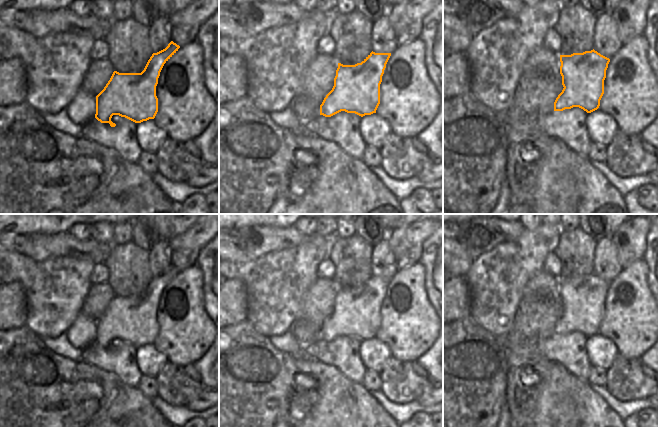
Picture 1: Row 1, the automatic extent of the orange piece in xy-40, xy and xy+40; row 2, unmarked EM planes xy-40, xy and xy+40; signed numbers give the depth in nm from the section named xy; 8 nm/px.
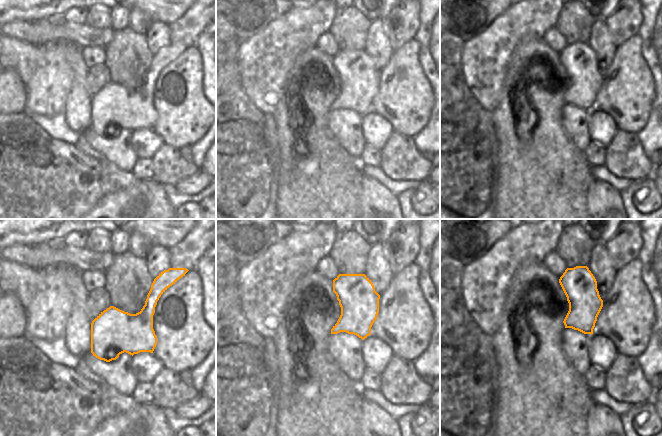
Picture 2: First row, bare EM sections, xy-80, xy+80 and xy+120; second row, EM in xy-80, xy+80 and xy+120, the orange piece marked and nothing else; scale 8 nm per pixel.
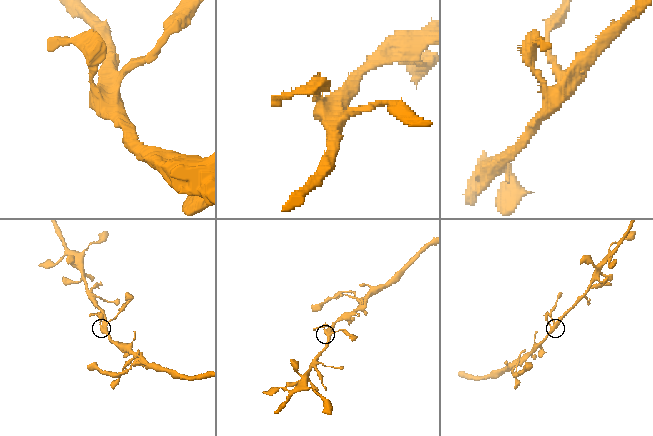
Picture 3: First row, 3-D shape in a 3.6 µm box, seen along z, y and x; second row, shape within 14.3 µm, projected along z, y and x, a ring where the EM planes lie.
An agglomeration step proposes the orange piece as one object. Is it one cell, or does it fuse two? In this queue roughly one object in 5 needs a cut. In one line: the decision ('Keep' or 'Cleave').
Keep.

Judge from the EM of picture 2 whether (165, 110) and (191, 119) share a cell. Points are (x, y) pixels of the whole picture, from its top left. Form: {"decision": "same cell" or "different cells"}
{"decision": "same cell"}

